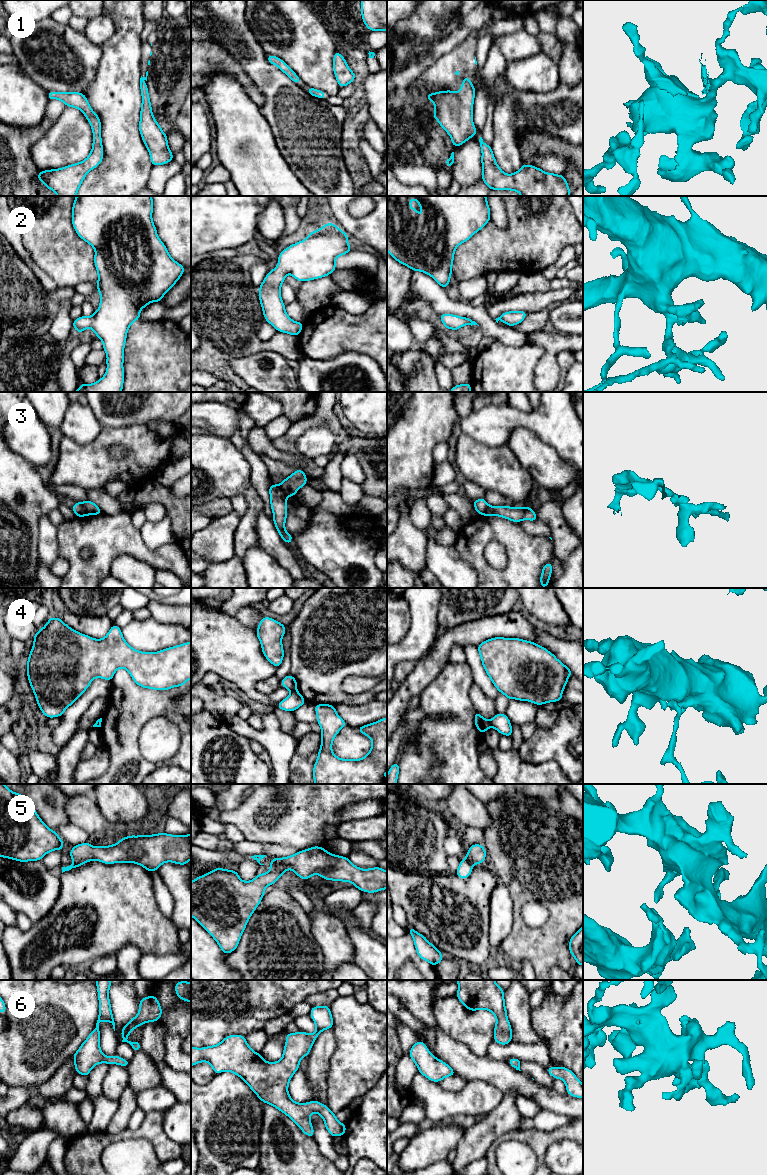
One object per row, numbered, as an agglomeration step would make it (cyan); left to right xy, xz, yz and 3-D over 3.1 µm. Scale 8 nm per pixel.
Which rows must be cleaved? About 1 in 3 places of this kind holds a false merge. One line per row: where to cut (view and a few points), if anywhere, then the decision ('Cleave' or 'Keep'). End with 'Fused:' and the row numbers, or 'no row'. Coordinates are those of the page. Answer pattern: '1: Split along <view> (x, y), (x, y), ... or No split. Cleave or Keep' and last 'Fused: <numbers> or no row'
1: No split. Keep
2: No split. Keep
3: Split along xy (81, 503), (88, 514). Cleave
4: Split along yz (488, 721), (490, 726). Cleave
5: No split. Keep
6: No split. Keep
Fused: 3, 4

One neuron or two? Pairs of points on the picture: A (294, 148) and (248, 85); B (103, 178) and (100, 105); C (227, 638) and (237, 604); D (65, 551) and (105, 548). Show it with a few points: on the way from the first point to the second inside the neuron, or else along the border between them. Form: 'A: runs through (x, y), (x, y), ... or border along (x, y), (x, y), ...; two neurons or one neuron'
A: border along (253, 82), (263, 96), (263, 104), (260, 107); two neurons
B: runs through (112, 160), (112, 123); one neuron
C: border along (220, 610), (233, 617); two neurons
D: runs through (75, 542), (95, 542); one neuron

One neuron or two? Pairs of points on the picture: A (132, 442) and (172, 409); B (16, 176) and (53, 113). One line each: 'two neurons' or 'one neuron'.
A: two neurons
B: one neuron

